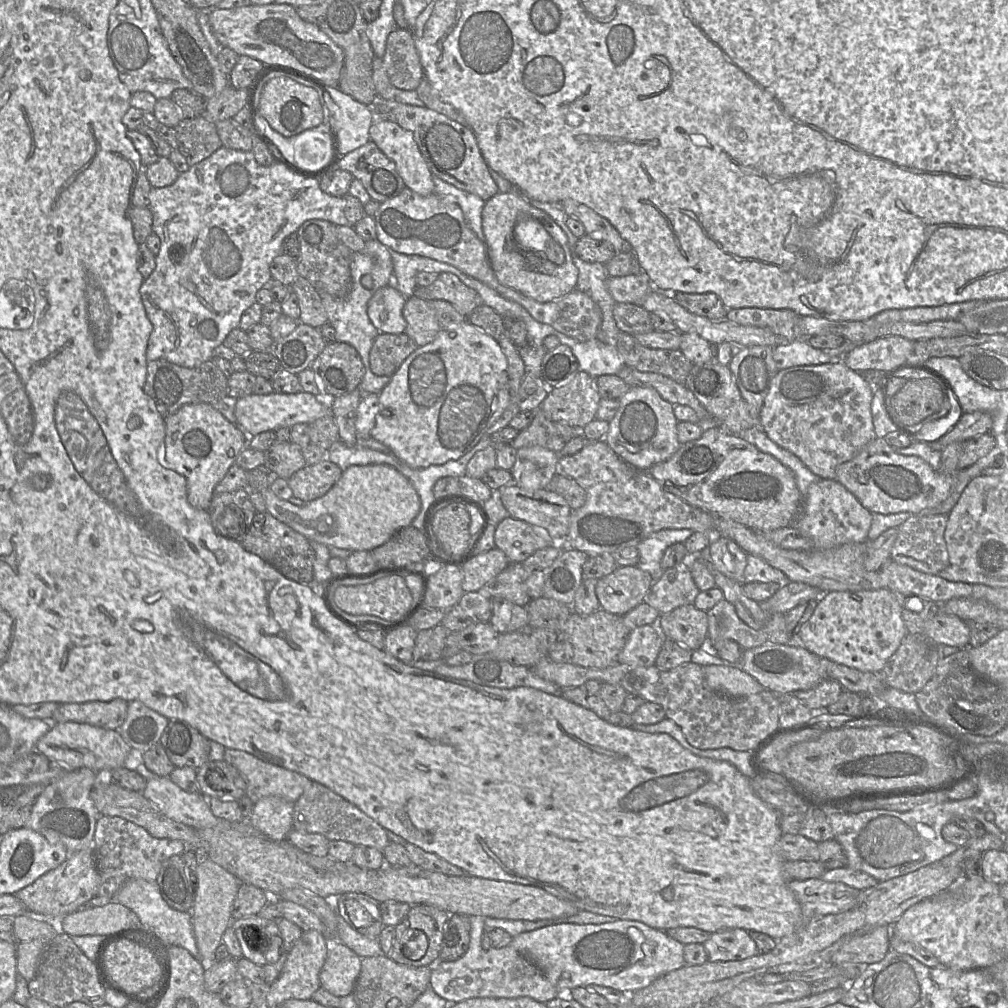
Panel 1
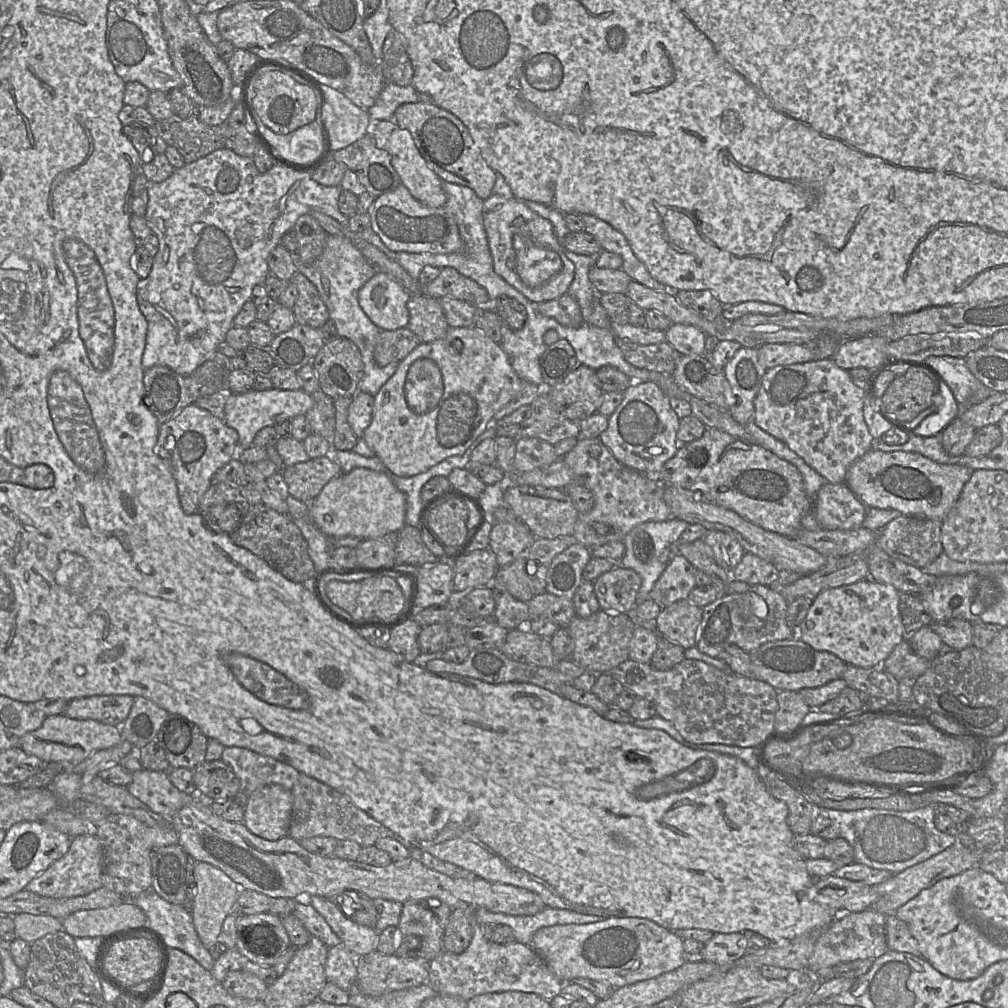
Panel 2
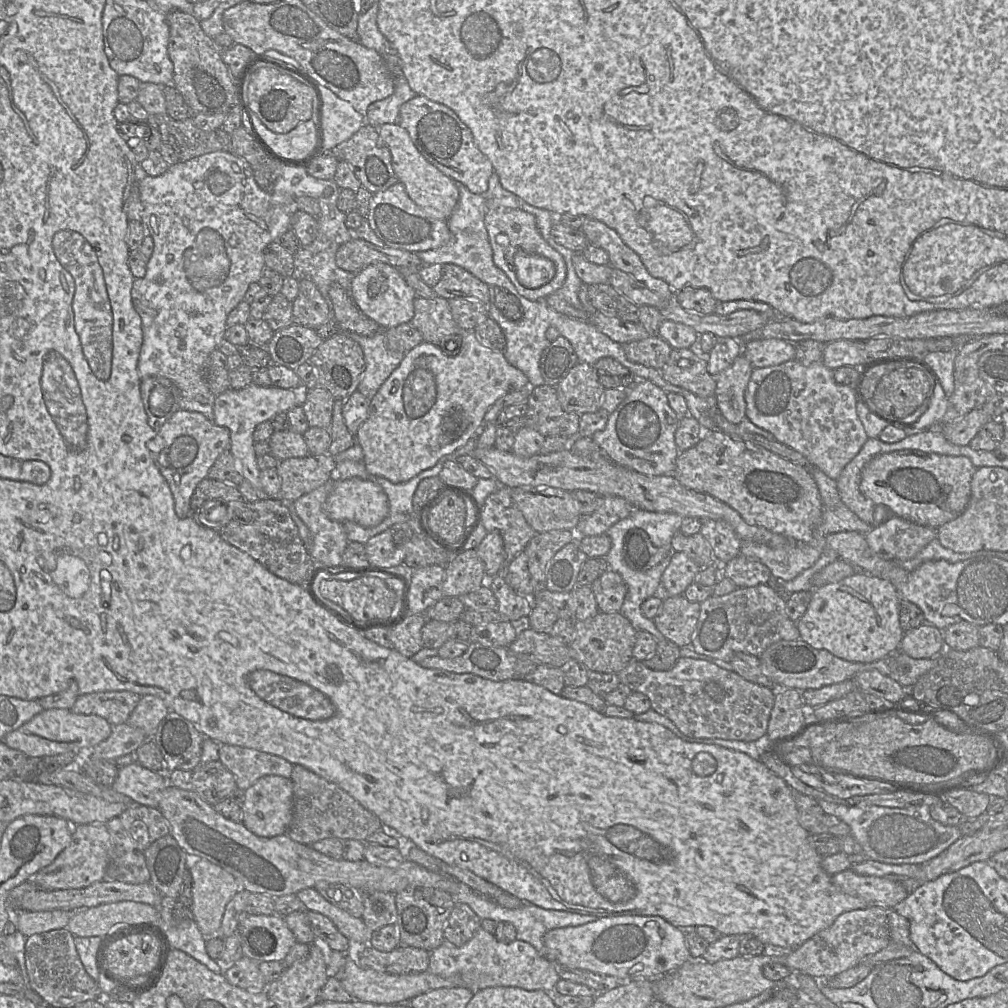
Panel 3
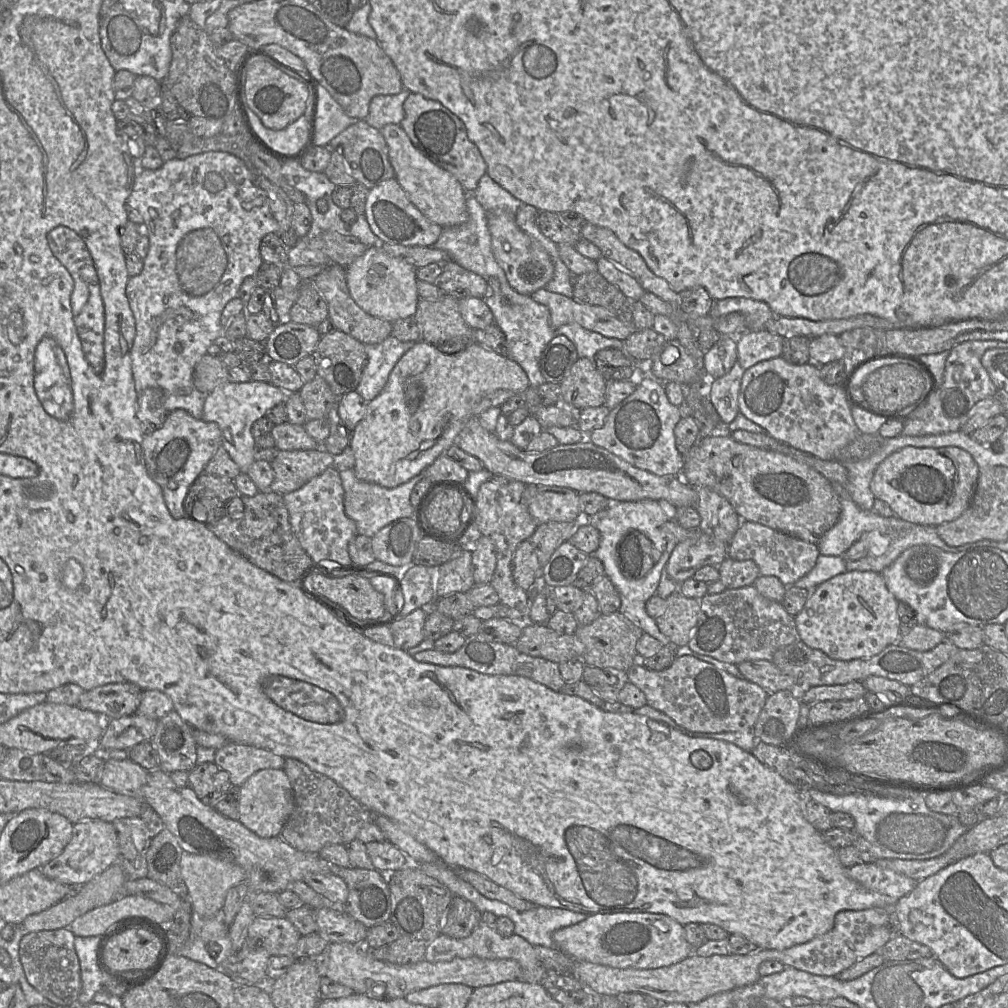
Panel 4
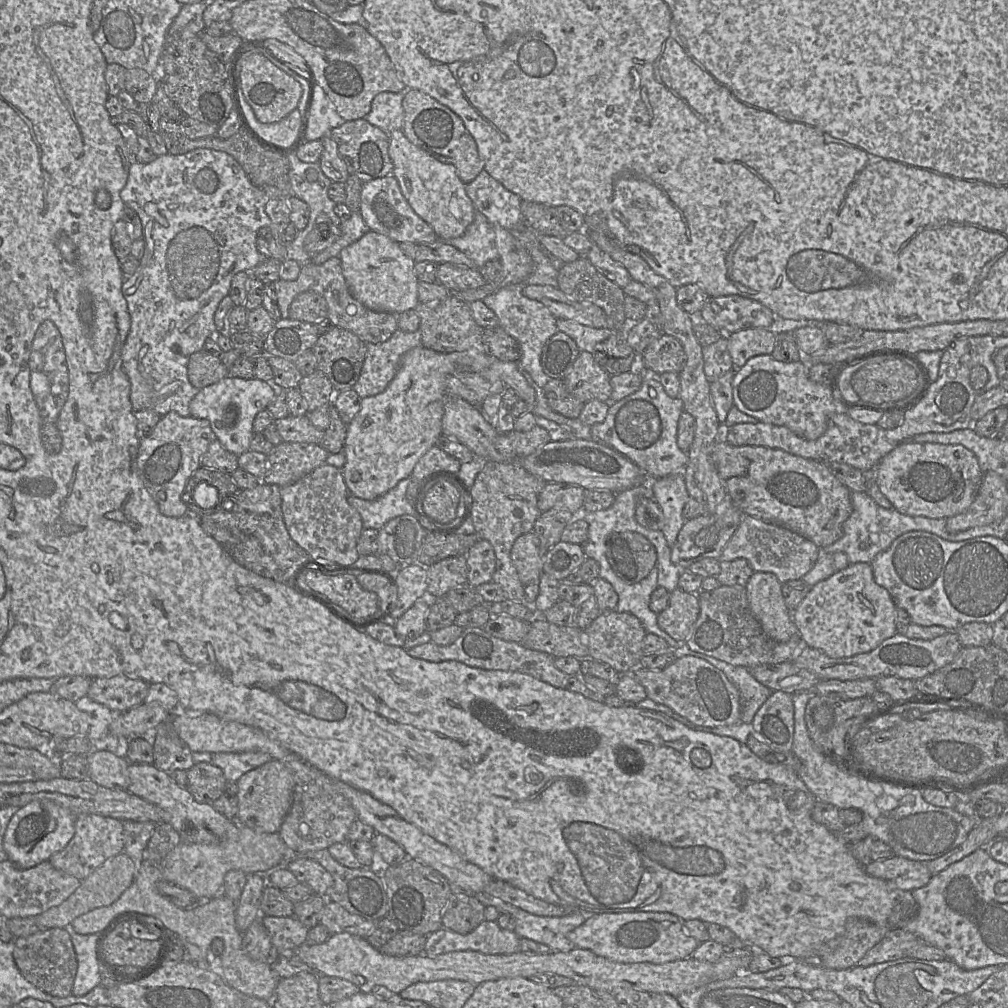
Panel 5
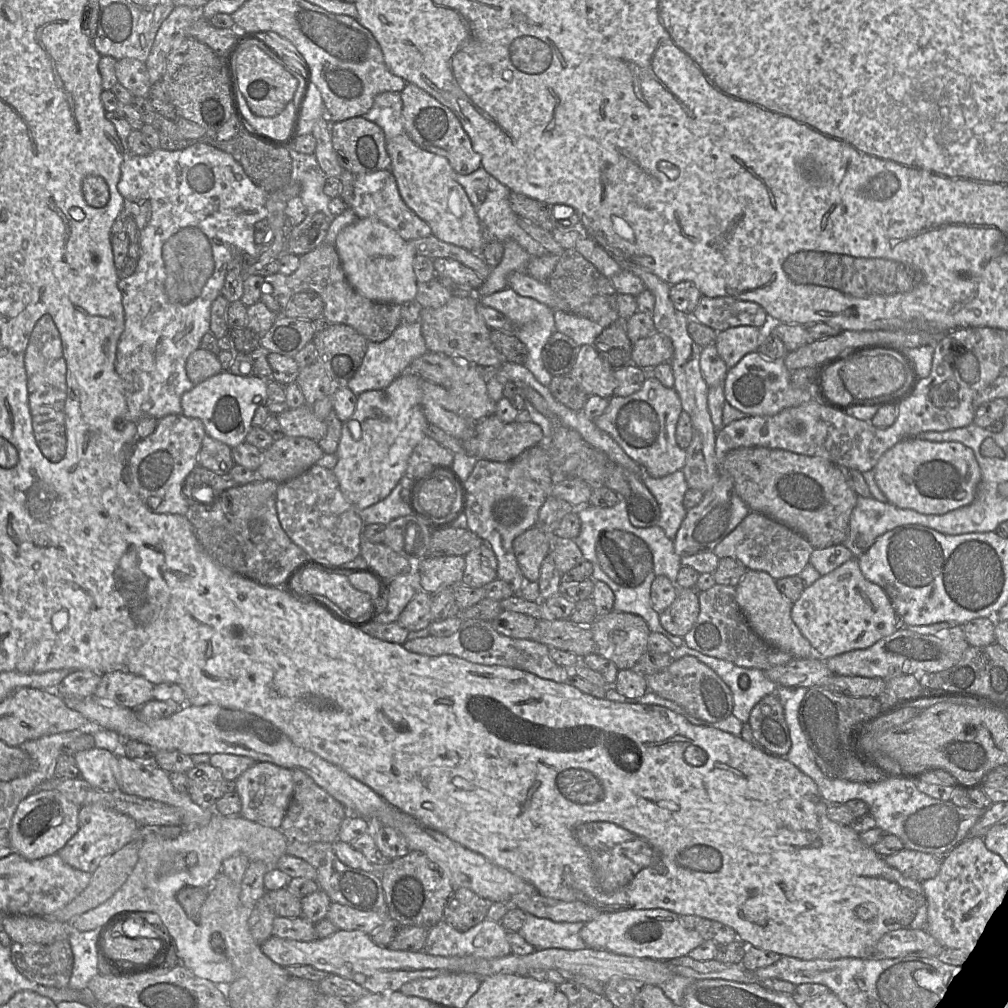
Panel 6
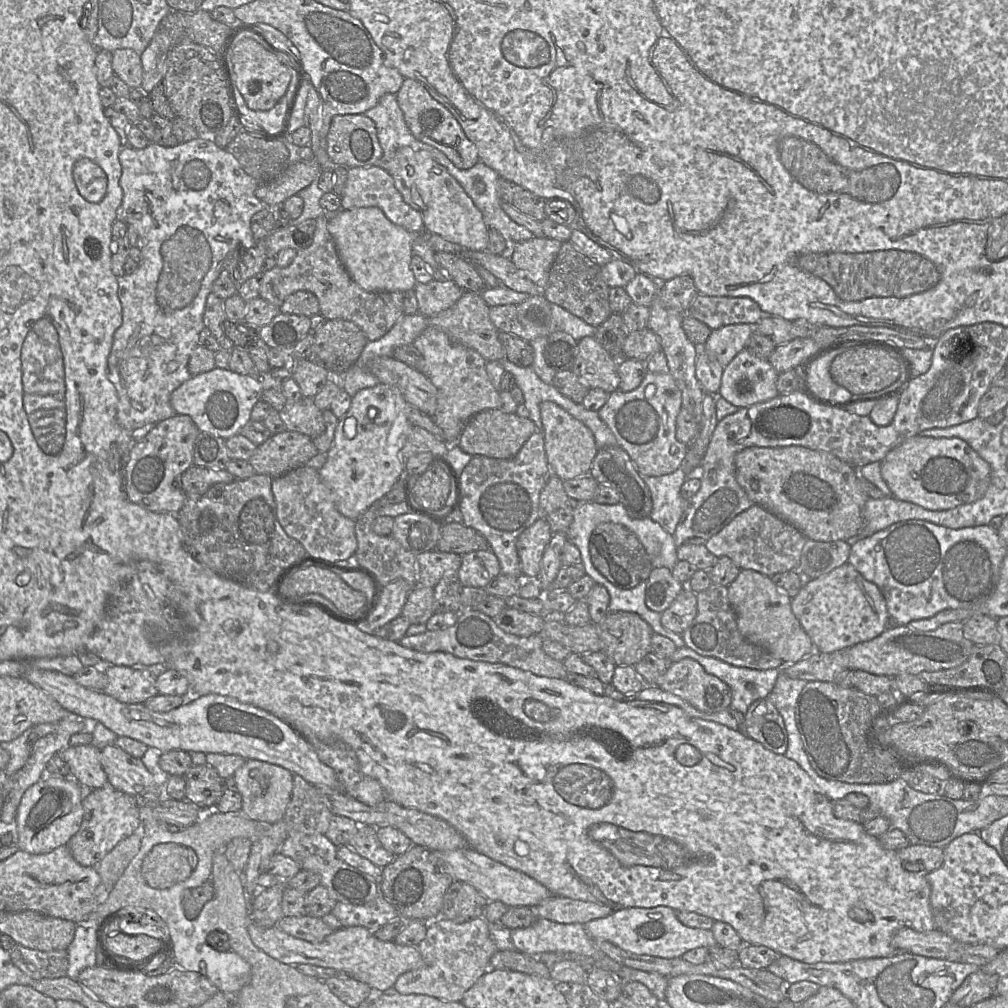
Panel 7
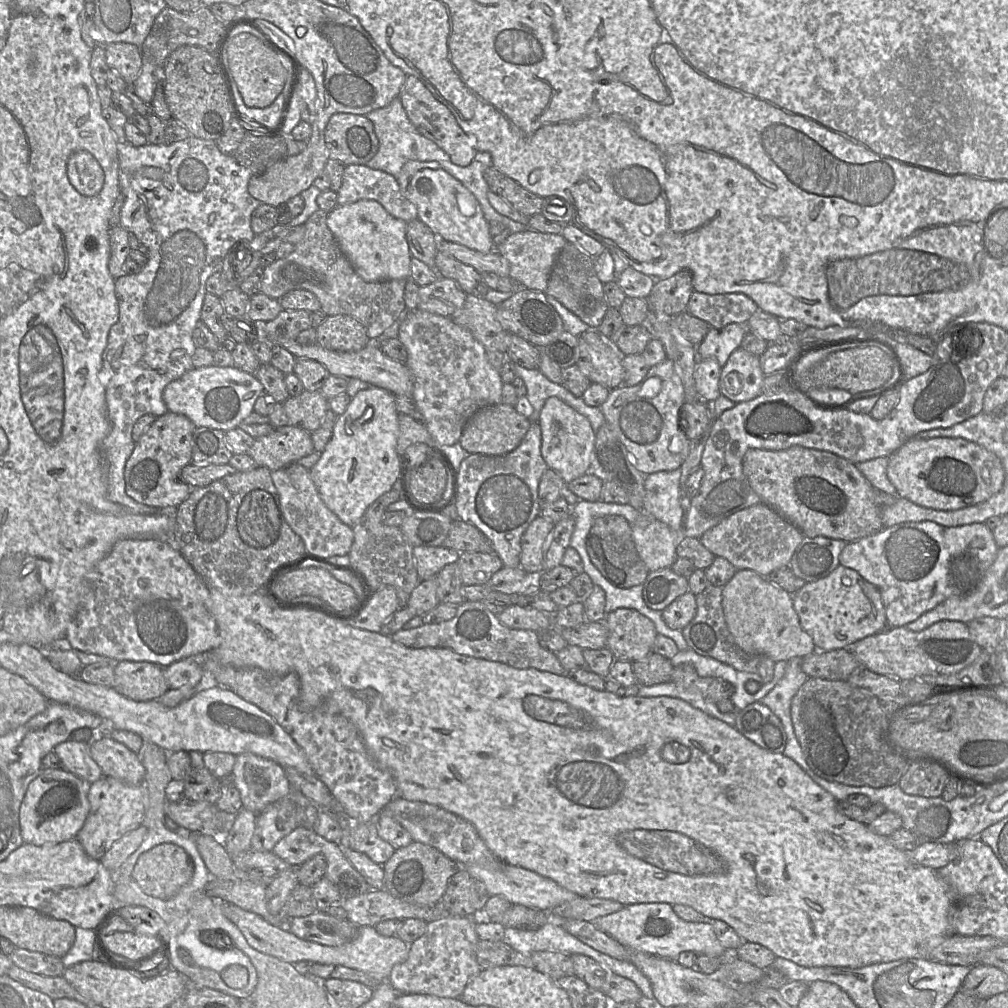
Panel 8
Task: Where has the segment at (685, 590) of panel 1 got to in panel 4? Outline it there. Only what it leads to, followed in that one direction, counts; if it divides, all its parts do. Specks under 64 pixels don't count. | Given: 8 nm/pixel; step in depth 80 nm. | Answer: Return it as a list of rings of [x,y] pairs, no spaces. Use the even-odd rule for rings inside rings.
[[[700,532],[698,538],[689,538],[676,544],[666,570],[672,580],[680,585],[692,578],[703,566],[719,566],[728,557],[728,544],[712,535]]]

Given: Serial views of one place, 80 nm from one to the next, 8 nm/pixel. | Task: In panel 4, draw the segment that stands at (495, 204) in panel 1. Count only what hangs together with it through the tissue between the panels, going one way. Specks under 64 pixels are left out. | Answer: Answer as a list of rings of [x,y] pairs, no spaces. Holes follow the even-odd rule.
[[[489,213],[487,218],[492,252],[504,270],[509,285],[525,296],[531,296],[535,291],[545,288],[554,275],[554,265],[547,251],[518,227],[515,214]]]

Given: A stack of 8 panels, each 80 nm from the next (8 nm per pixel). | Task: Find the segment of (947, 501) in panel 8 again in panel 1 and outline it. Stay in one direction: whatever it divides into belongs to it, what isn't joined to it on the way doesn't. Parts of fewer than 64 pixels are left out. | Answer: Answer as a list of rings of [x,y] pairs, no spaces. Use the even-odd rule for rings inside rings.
[[[875,439],[852,460],[837,467],[835,480],[852,493],[870,513],[888,515],[908,512],[919,515],[921,512],[934,508],[946,500],[954,487],[954,475],[934,470],[920,457],[898,454],[883,439]]]

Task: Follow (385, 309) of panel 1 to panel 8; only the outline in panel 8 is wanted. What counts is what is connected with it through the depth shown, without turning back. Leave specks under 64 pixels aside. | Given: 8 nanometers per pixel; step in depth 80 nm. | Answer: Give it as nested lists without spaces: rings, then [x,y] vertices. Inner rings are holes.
[[[374,200],[337,205],[327,215],[327,226],[355,272],[366,282],[410,279],[411,254],[403,220],[391,216]]]

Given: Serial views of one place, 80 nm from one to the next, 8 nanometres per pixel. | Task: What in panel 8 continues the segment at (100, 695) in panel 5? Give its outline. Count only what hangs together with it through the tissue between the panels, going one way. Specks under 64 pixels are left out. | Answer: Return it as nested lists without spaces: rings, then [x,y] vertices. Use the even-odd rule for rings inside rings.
[[[120,661],[114,666],[114,674],[112,687],[121,695],[134,701],[157,700],[169,690],[164,668],[151,662]]]

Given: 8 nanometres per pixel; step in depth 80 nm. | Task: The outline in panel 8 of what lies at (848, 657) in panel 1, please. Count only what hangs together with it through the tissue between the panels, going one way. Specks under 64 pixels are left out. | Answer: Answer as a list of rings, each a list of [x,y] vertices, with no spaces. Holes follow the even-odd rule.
[[[839,565],[828,576],[806,583],[792,595],[793,607],[800,625],[813,639],[815,651],[832,651],[845,648],[863,638],[880,633],[887,626],[887,617],[879,590],[857,571]]]

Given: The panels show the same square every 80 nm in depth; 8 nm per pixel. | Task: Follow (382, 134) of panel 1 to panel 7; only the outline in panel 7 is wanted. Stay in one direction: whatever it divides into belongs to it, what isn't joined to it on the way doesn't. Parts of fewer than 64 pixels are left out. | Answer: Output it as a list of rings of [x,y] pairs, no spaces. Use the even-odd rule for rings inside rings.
[[[400,147],[389,163],[387,172],[393,177],[395,187],[404,201],[421,214],[424,231],[437,234],[470,251],[486,251],[489,229],[481,211],[457,180],[429,152]]]

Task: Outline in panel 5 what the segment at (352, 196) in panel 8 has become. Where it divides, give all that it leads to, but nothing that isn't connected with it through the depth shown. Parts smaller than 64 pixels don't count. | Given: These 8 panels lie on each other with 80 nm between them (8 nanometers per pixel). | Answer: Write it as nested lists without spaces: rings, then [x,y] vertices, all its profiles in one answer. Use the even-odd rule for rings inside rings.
[[[392,174],[363,183],[359,213],[371,231],[383,234],[397,243],[430,243],[438,239],[433,228],[413,211]]]

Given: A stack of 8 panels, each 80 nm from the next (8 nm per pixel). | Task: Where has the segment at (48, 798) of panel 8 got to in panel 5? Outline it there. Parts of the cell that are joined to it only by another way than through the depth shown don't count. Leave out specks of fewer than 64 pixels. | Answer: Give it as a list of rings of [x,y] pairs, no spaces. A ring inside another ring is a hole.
[[[35,800],[21,807],[11,818],[3,838],[3,848],[19,869],[32,868],[63,850],[75,834],[76,817],[67,809],[50,801]]]

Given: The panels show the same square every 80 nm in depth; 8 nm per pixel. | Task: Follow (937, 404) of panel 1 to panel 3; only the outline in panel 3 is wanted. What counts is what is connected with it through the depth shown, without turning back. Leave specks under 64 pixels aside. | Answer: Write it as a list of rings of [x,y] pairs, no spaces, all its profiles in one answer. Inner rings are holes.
[[[906,363],[885,372],[875,387],[872,399],[867,399],[866,404],[880,417],[886,414],[904,419],[931,397],[935,383],[936,380],[927,371]]]

